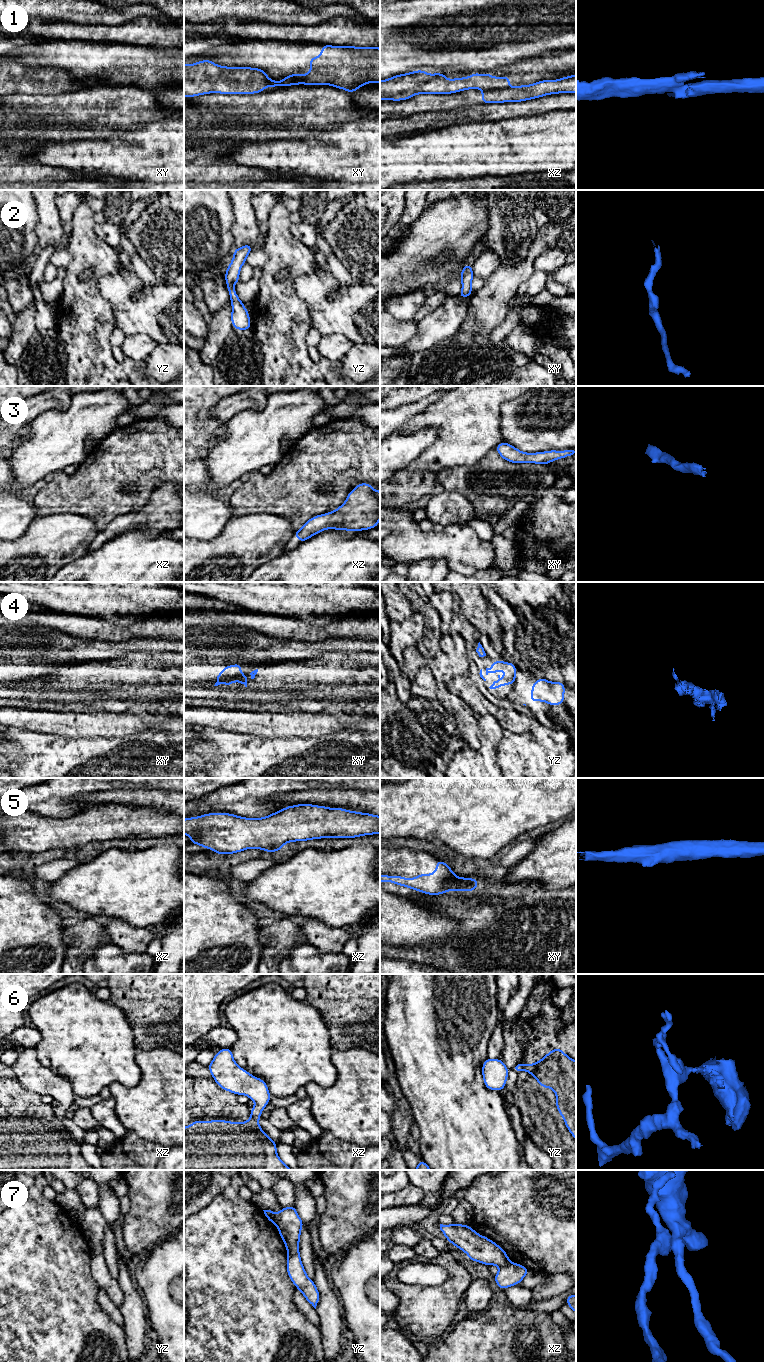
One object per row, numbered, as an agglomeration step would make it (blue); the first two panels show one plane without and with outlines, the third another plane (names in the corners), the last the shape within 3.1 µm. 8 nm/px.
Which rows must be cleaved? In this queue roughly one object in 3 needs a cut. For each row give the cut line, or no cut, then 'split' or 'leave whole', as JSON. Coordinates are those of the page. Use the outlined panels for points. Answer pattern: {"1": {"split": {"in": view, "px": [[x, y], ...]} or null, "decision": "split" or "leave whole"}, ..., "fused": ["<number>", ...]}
{"1": {"split": {"in": "xz", "px": [[507, 86], [501, 89], [484, 90]]}, "decision": "split"}, "2": {"split": null, "decision": "leave whole"}, "3": {"split": null, "decision": "leave whole"}, "4": {"split": {"in": "xy", "px": [[240, 673], [239, 681]]}, "decision": "split"}, "5": {"split": null, "decision": "leave whole"}, "6": {"split": {"in": "xz", "px": [[251, 1116], [257, 1120]]}, "decision": "split"}, "7": {"split": {"in": "yz", "px": [[278, 1213], [278, 1223], [276, 1225]]}, "decision": "split"}, "fused": ["1", "4", "6", "7"]}

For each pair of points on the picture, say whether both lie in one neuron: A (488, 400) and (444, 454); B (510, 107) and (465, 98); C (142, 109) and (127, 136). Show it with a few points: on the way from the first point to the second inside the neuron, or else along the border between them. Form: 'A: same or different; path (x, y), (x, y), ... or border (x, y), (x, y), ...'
A: same; path (475, 413), (468, 420), (466, 432), (457, 441)
B: different; border (481, 103), (471, 106)
C: different; border (161, 121), (137, 122)

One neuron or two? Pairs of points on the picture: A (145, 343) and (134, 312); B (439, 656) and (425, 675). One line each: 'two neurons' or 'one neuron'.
A: two neurons
B: two neurons

